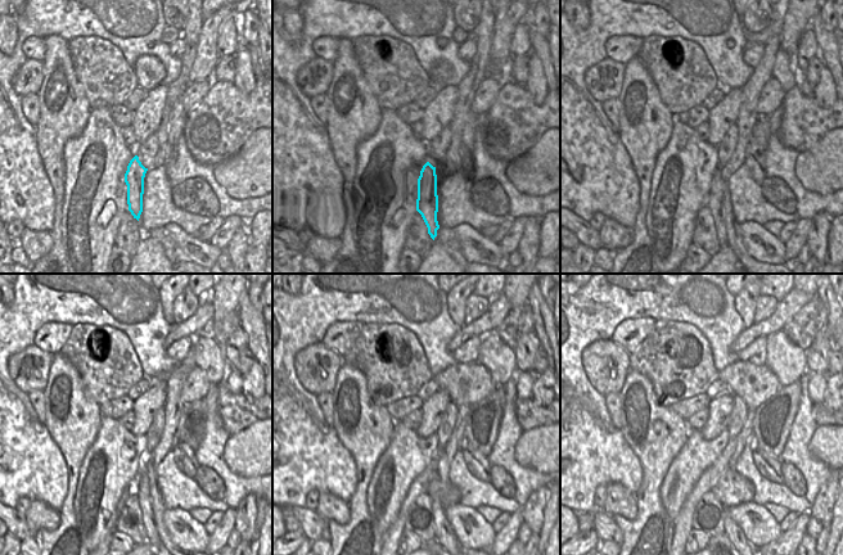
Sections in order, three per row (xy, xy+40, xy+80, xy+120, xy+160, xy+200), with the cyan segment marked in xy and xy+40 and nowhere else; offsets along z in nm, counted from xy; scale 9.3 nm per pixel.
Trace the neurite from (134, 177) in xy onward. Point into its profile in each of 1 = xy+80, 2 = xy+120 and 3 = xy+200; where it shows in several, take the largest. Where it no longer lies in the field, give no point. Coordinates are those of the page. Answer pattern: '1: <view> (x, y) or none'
1: xy+80 (718, 202)
2: xy+120 (150, 502)
3: xy+200 (733, 531)

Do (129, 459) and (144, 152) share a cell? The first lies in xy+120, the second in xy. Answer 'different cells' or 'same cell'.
different cells

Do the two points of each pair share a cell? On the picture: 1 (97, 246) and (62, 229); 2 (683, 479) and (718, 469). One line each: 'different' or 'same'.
1: same
2: different

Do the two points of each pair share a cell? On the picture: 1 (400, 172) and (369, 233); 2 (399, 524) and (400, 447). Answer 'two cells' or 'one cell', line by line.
1: one cell
2: two cells

